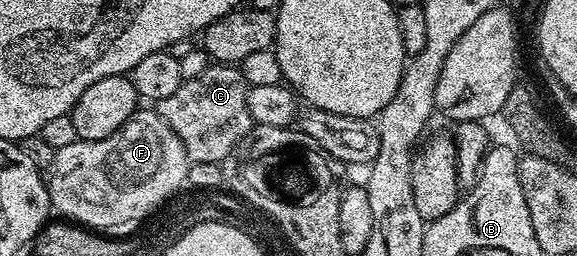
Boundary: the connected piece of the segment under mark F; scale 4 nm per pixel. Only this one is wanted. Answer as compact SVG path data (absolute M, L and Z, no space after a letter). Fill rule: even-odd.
M144 110L136 111L121 128L114 130L114 134L110 134L110 138L102 138L101 140L75 140L72 145L64 146L54 152L52 160L52 173L47 173L46 183L48 186L48 197L52 199L52 208L60 211L65 221L75 222L77 225L83 226L97 234L111 236L113 238L123 238L133 235L148 220L153 213L161 211L165 207L164 203L171 201L188 184L188 170L190 161L186 150L182 146L182 142L178 138L178 134L174 134L174 130L170 130L167 122L160 117L159 111L144 112Z

